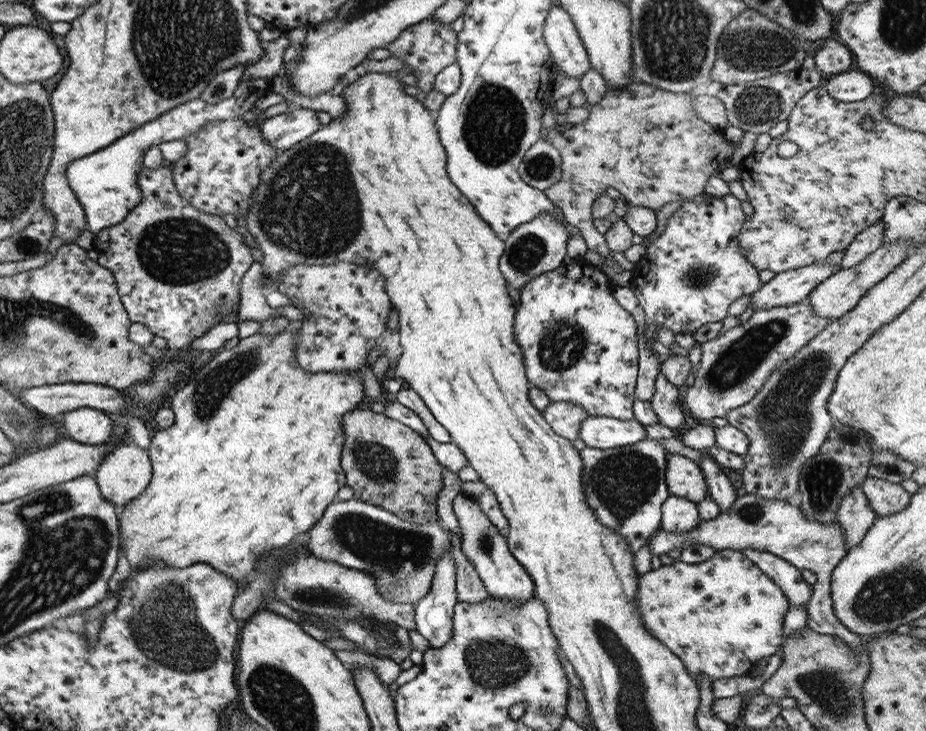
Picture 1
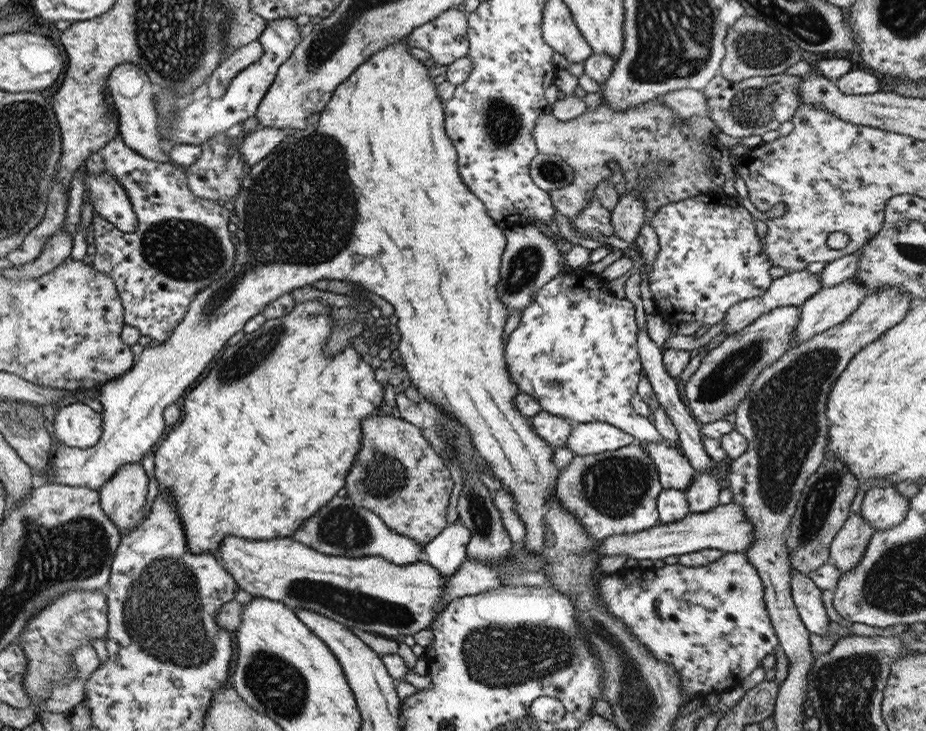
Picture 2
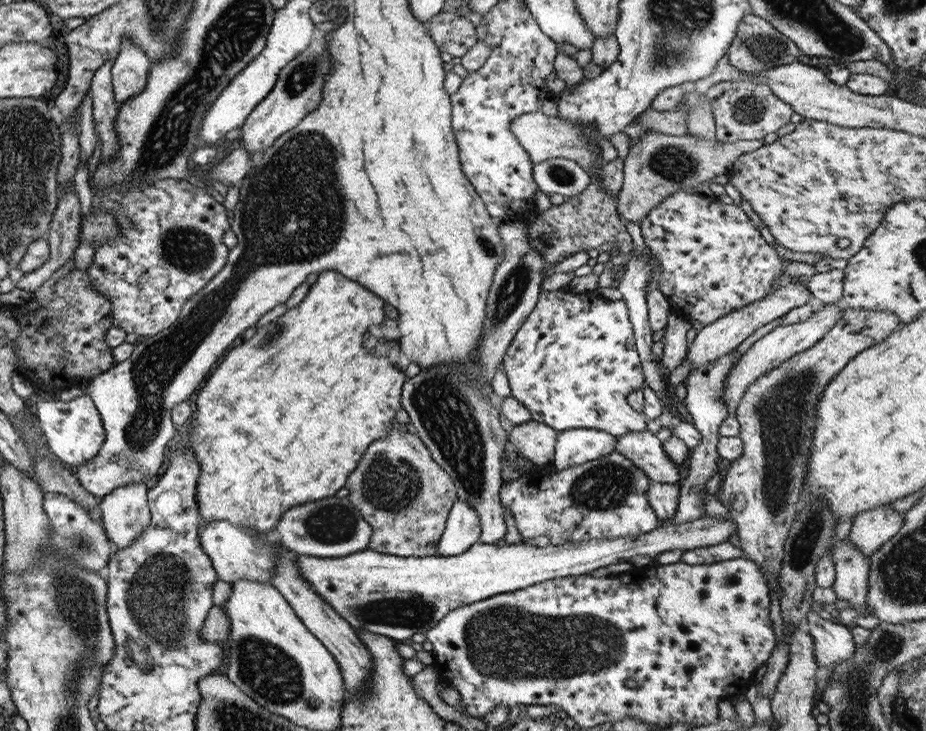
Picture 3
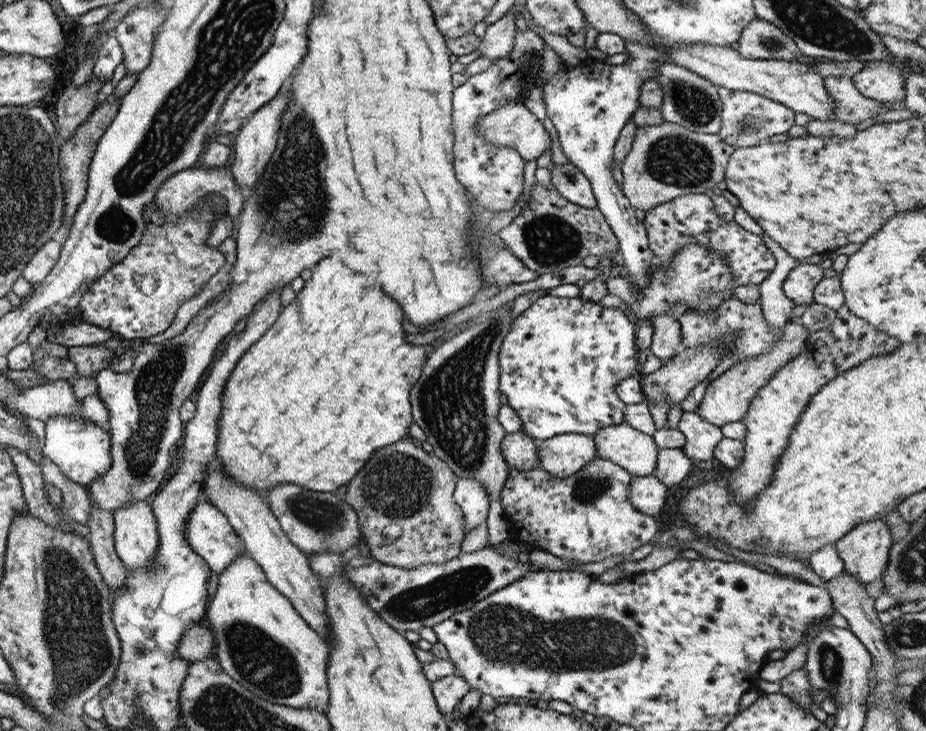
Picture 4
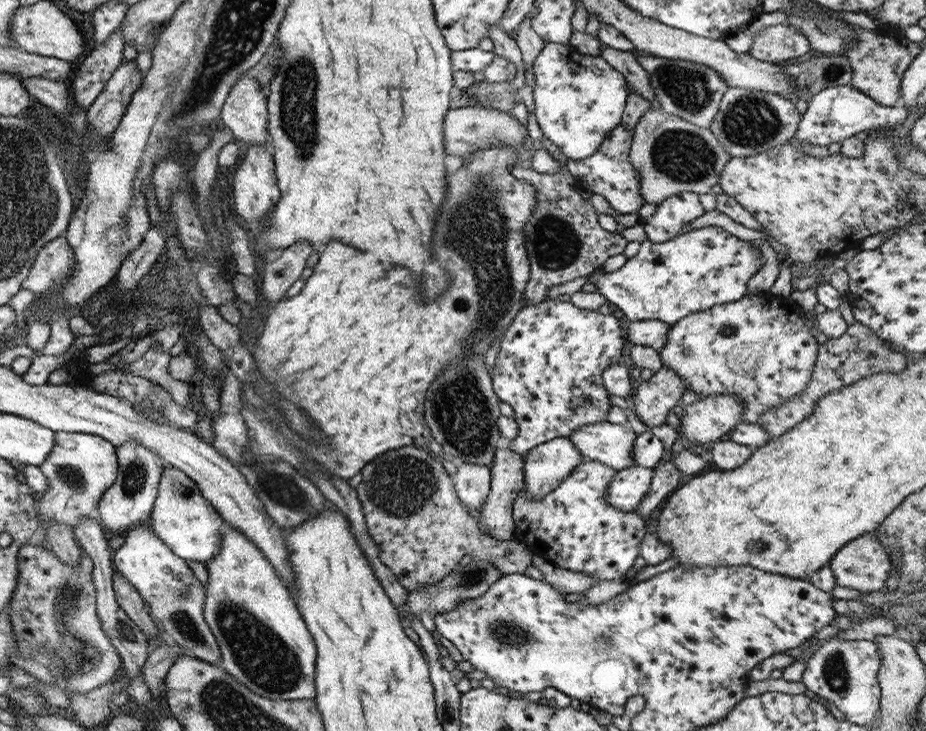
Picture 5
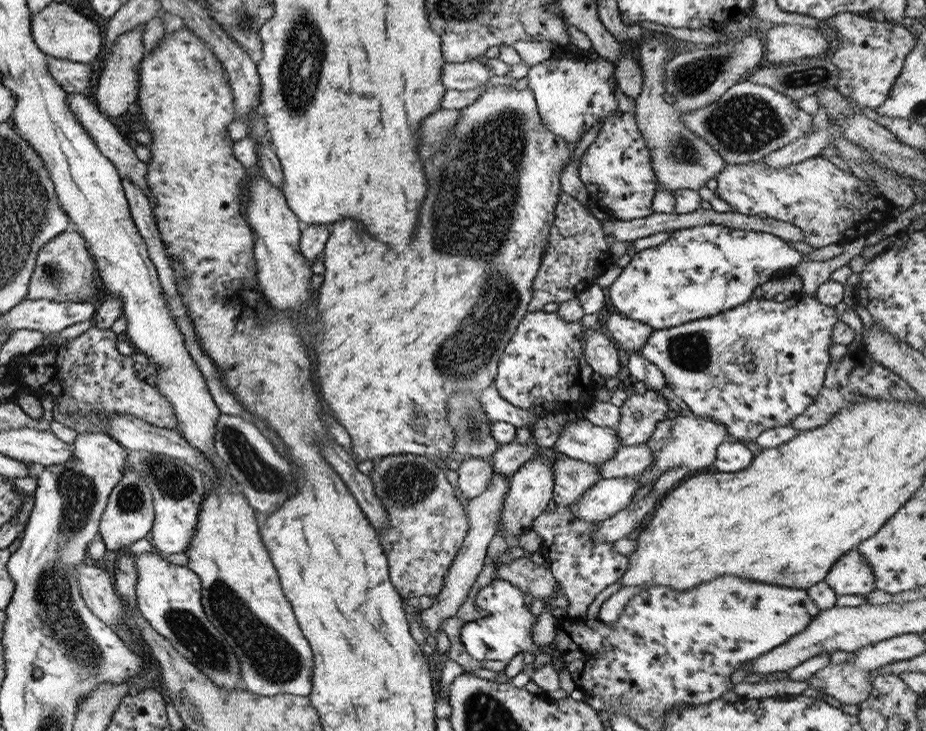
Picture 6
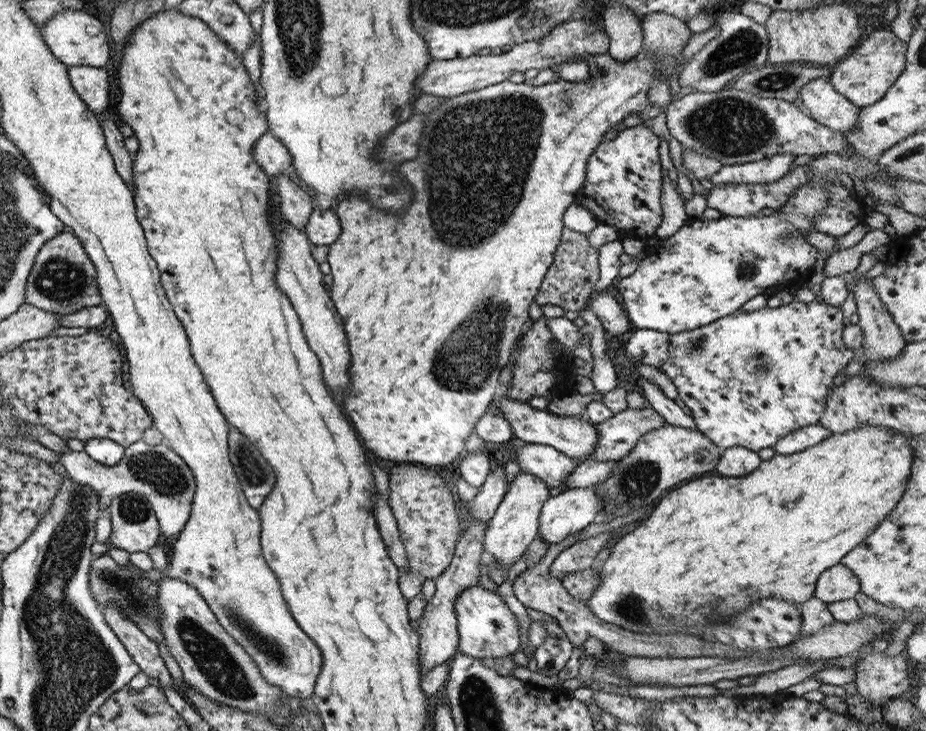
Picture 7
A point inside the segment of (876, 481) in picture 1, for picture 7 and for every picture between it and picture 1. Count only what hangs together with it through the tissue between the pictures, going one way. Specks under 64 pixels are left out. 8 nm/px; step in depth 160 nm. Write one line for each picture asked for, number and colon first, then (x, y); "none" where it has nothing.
2: (882, 507)
3: (870, 529)
4: (863, 550)
5: (862, 564)
6: (850, 574)
7: (836, 583)

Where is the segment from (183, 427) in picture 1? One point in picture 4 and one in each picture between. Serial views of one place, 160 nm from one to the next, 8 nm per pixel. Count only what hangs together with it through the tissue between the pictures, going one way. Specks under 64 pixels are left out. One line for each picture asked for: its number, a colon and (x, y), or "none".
2: (265, 440)
3: (284, 419)
4: (328, 383)

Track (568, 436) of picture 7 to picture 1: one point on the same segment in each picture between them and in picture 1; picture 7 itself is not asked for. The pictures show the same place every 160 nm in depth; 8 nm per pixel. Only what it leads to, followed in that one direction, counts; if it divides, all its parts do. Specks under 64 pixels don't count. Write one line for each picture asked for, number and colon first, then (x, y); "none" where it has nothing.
1: (683, 478)
2: (674, 472)
3: (643, 449)
4: (636, 452)
5: (610, 444)
6: (580, 440)

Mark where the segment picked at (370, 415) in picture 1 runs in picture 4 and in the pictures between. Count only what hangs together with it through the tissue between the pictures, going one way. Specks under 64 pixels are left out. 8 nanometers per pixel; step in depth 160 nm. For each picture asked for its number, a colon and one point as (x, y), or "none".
2: (396, 474)
3: (400, 491)
4: (402, 496)

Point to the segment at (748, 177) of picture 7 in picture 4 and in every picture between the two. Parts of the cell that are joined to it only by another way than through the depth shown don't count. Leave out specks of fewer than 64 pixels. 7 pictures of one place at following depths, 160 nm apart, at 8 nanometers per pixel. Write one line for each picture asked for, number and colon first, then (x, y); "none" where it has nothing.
4: (851, 108)
5: (835, 113)
6: (809, 145)

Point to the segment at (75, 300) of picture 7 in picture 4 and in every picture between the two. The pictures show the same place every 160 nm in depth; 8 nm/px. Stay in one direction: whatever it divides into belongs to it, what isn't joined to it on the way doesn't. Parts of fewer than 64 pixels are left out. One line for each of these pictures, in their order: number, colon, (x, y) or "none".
4: (38, 266)
5: (53, 261)
6: (63, 271)

